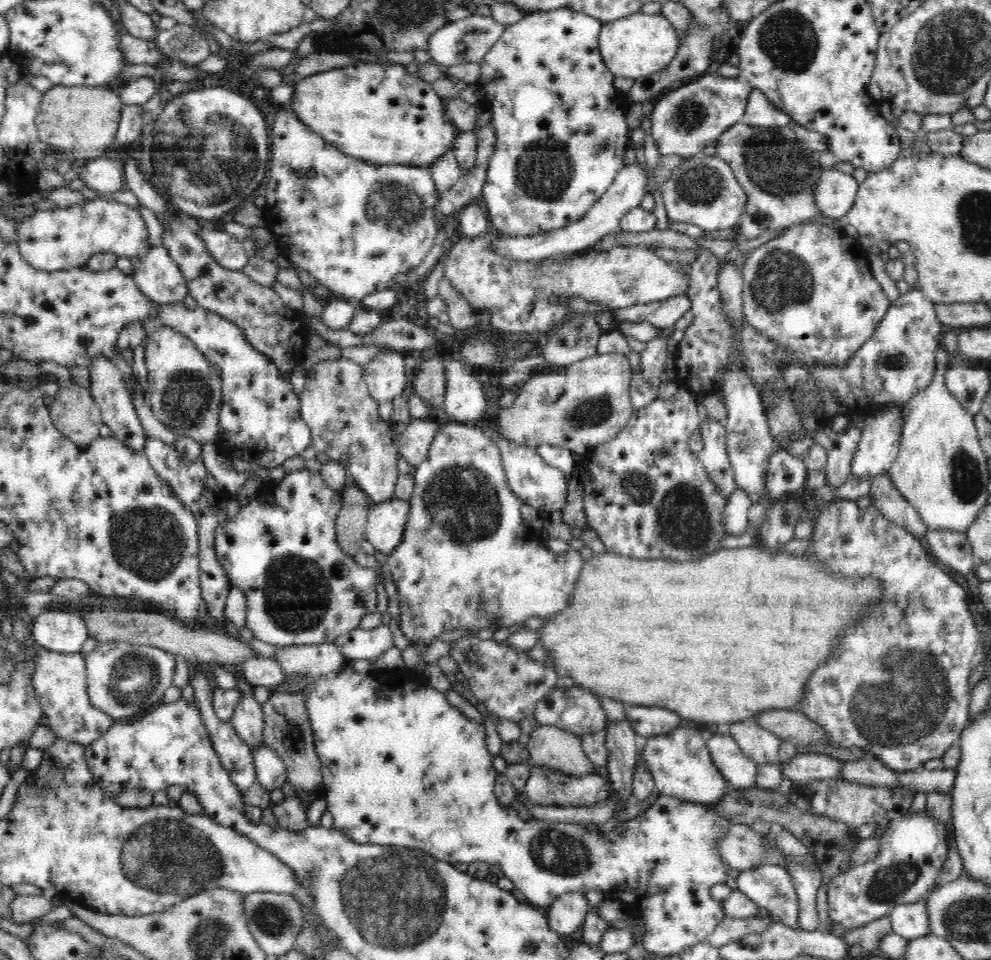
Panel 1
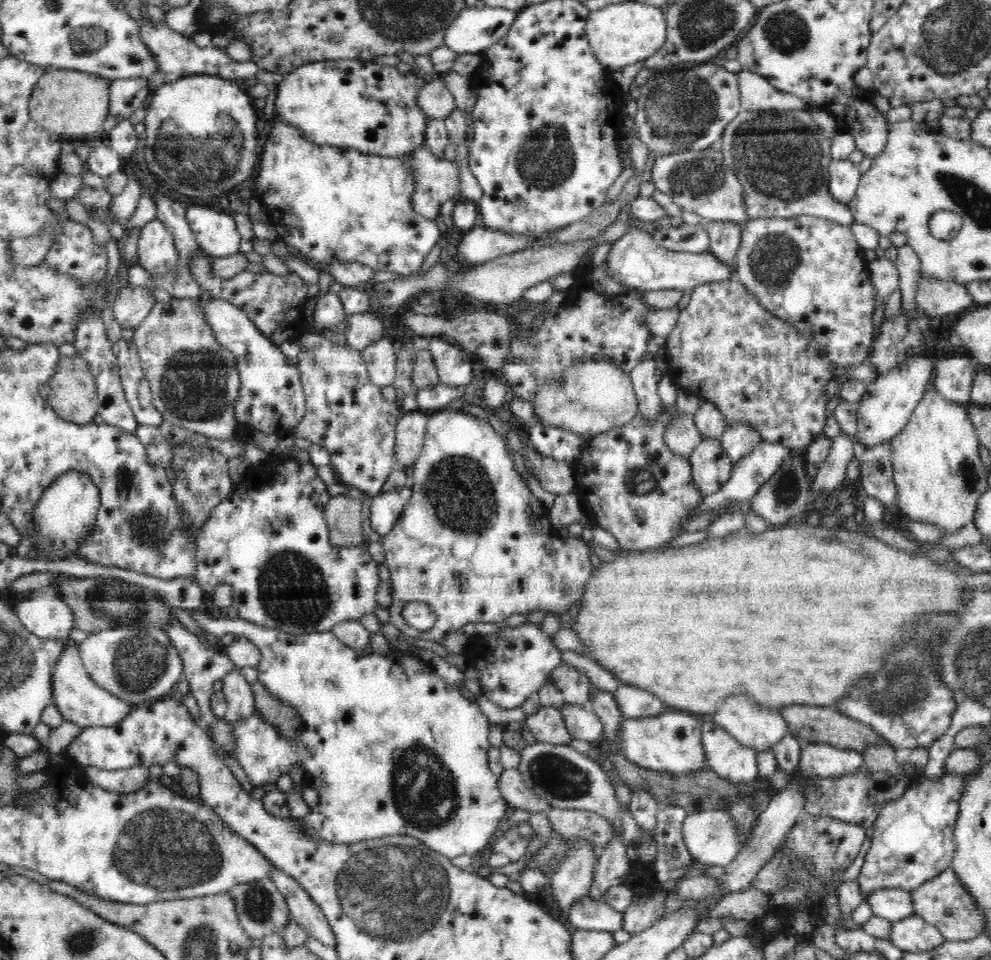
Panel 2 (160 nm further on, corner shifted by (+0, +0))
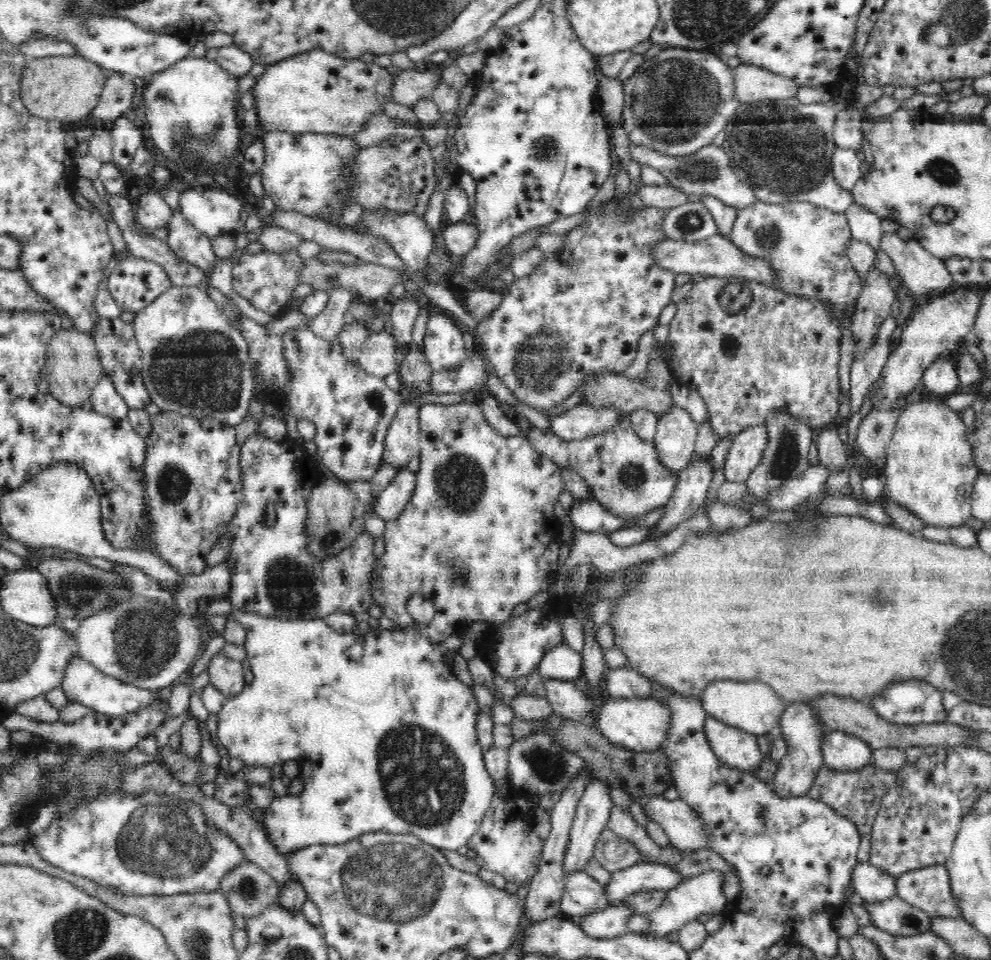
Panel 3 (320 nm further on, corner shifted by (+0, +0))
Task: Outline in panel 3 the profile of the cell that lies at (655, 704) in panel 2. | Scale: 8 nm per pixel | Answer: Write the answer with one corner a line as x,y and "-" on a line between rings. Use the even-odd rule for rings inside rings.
625,664
622,668
608,670
604,694
612,695
614,697
651,697
653,686
654,684
650,679
641,676
636,670
633,670

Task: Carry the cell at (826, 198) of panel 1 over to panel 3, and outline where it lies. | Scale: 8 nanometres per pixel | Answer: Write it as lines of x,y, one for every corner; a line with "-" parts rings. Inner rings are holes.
836,148
831,156
832,175
836,183
845,190
852,191
855,184
863,177
860,171
861,161
856,156
856,150

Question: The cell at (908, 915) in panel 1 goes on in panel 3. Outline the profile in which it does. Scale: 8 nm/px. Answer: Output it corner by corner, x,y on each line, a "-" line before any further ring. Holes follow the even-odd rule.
870,862
856,864
849,884
864,901
883,901
897,895
895,878

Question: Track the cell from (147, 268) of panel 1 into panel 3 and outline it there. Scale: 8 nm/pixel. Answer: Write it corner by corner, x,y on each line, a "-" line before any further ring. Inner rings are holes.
149,186
148,192
144,192
138,201
136,210
136,220
138,220
138,230
150,235
150,232
156,228
168,224
171,219
170,206
166,200
160,196
157,186

